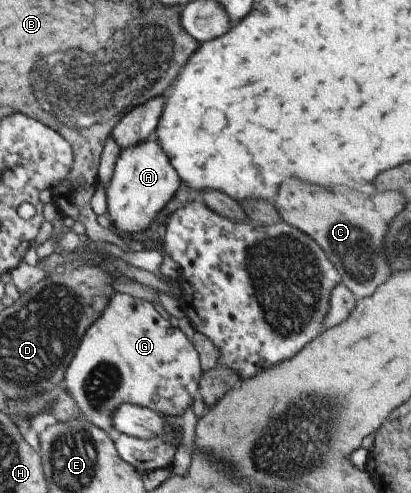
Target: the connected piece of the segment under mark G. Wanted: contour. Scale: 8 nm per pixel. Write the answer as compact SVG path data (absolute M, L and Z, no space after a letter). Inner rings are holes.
M115 292L109 299L103 315L85 332L75 357L65 372L65 383L67 391L73 395L85 419L89 419L95 427L111 435L115 425L113 413L121 405L138 405L171 417L185 415L187 407L199 398L204 368L193 342L189 341L180 328L173 327L165 320L152 303L129 294Z

